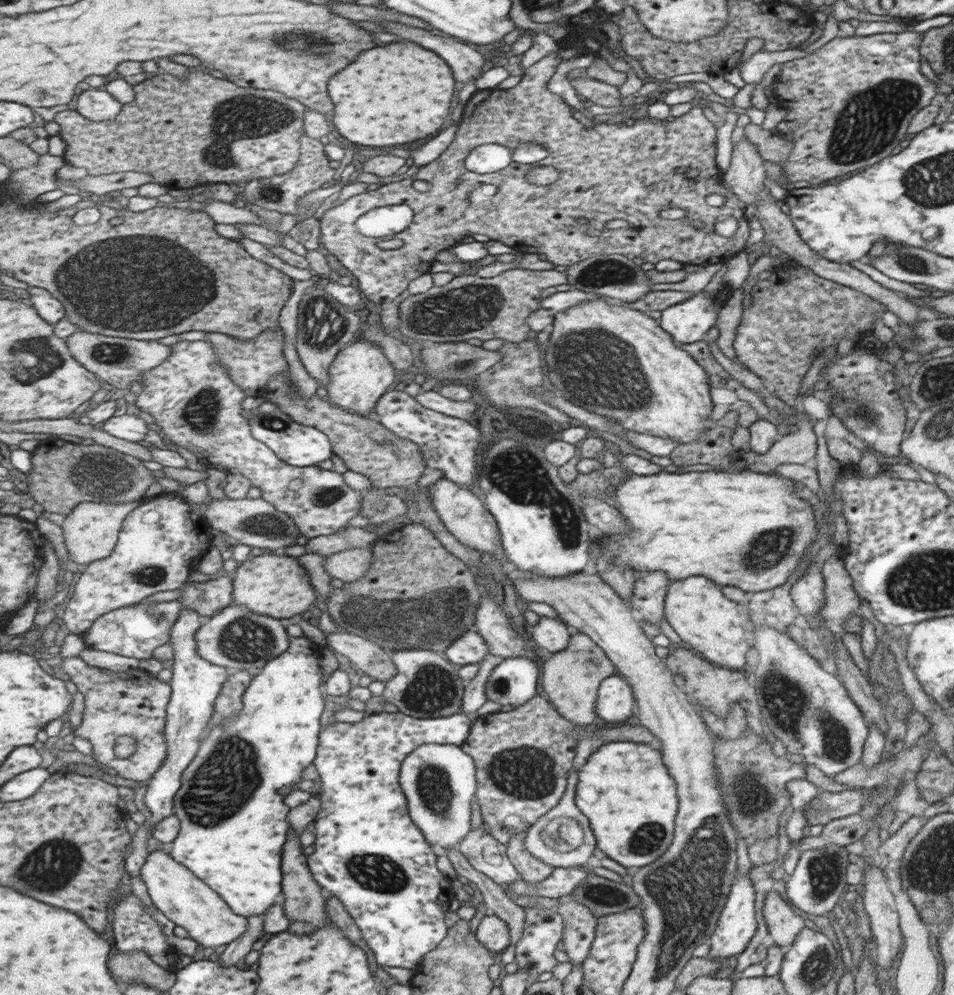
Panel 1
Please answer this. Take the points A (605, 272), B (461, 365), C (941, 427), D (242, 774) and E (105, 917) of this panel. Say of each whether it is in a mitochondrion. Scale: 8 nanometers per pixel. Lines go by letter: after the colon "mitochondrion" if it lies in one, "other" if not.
A: mitochondrion
B: mitochondrion
C: mitochondrion
D: mitochondrion
E: other

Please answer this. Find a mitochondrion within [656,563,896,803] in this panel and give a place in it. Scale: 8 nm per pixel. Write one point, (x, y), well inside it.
(786, 703)

